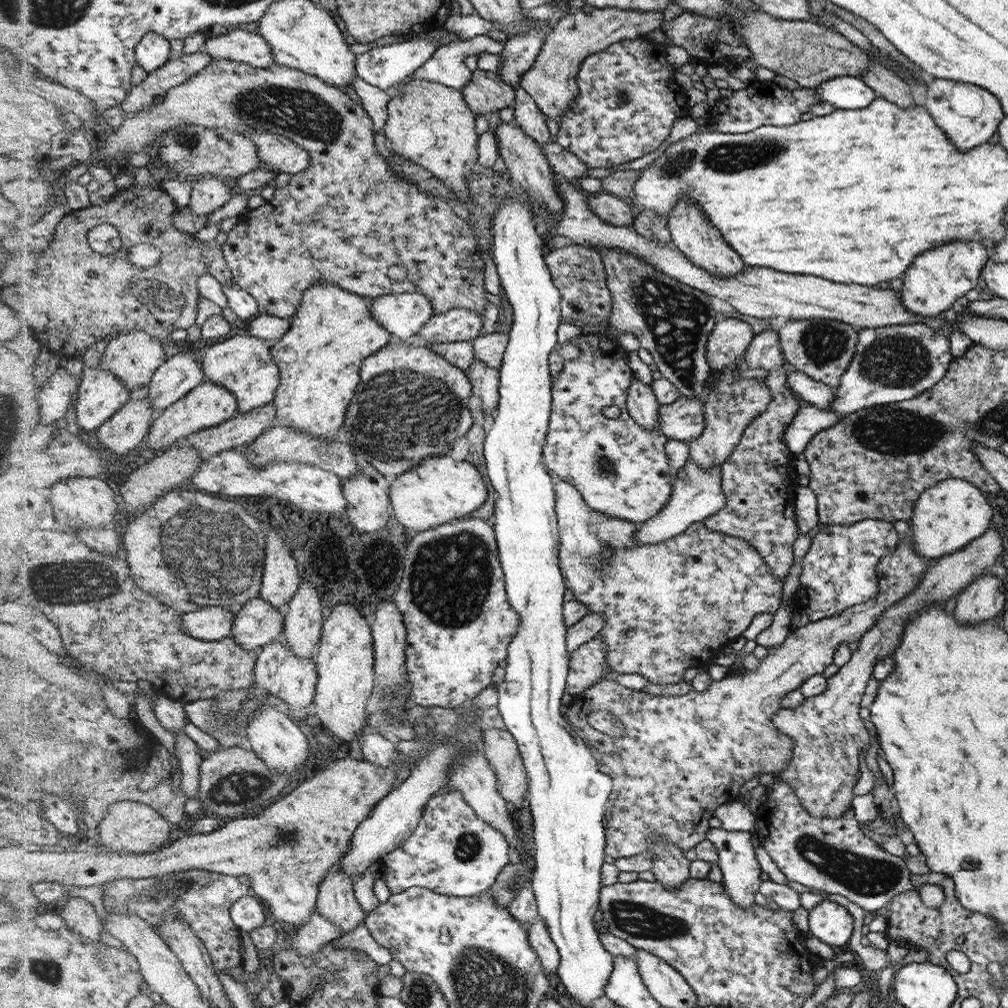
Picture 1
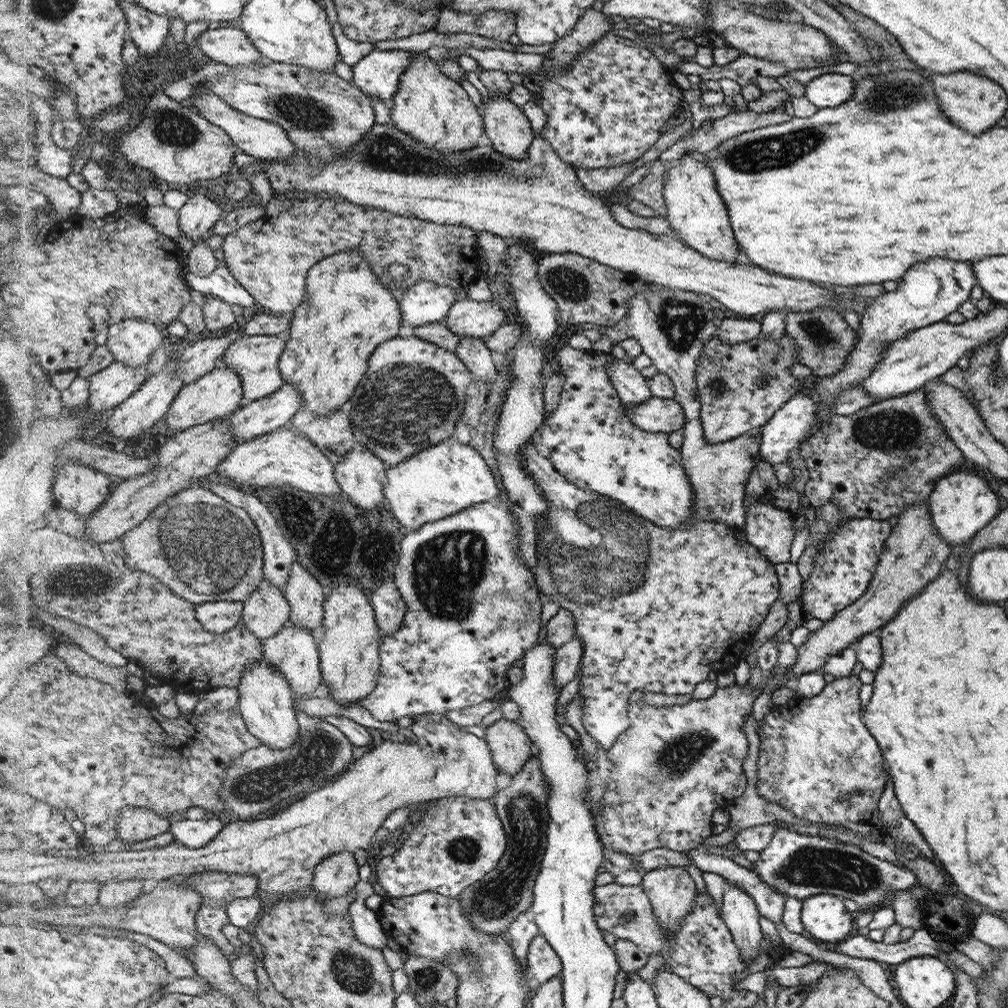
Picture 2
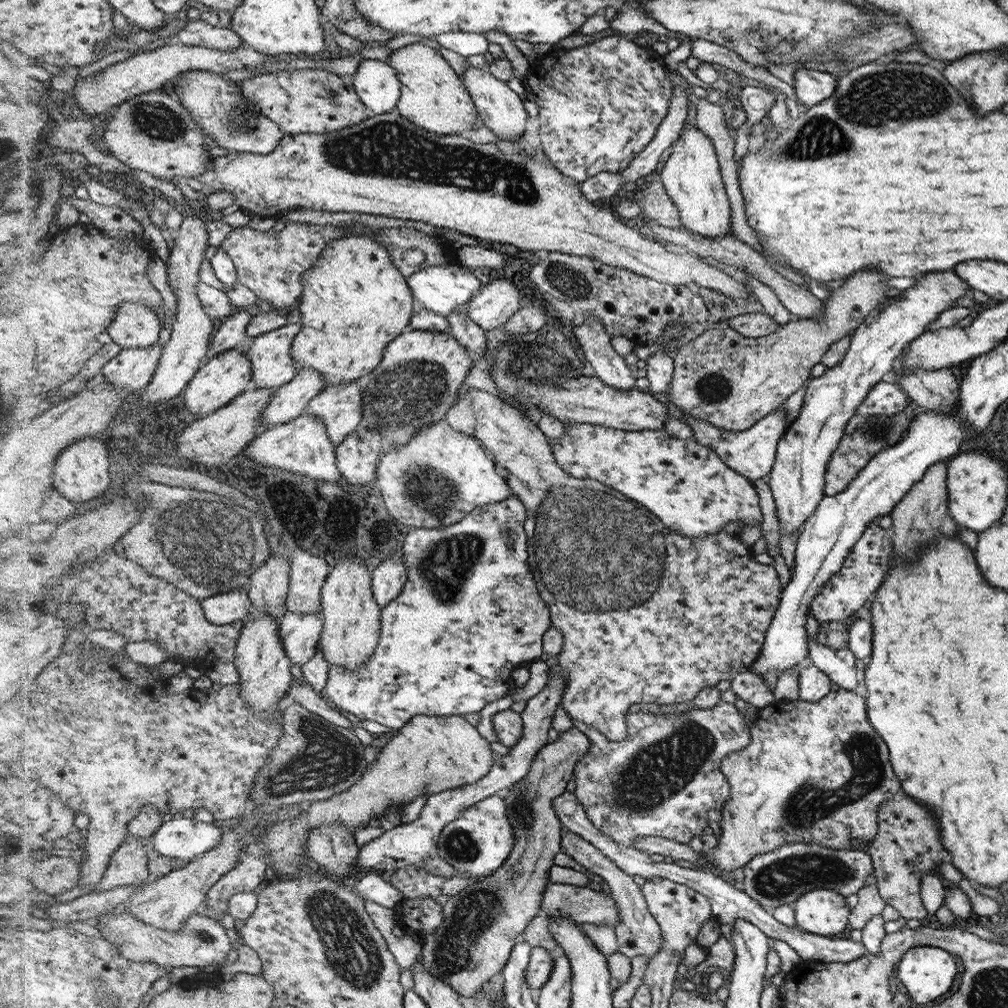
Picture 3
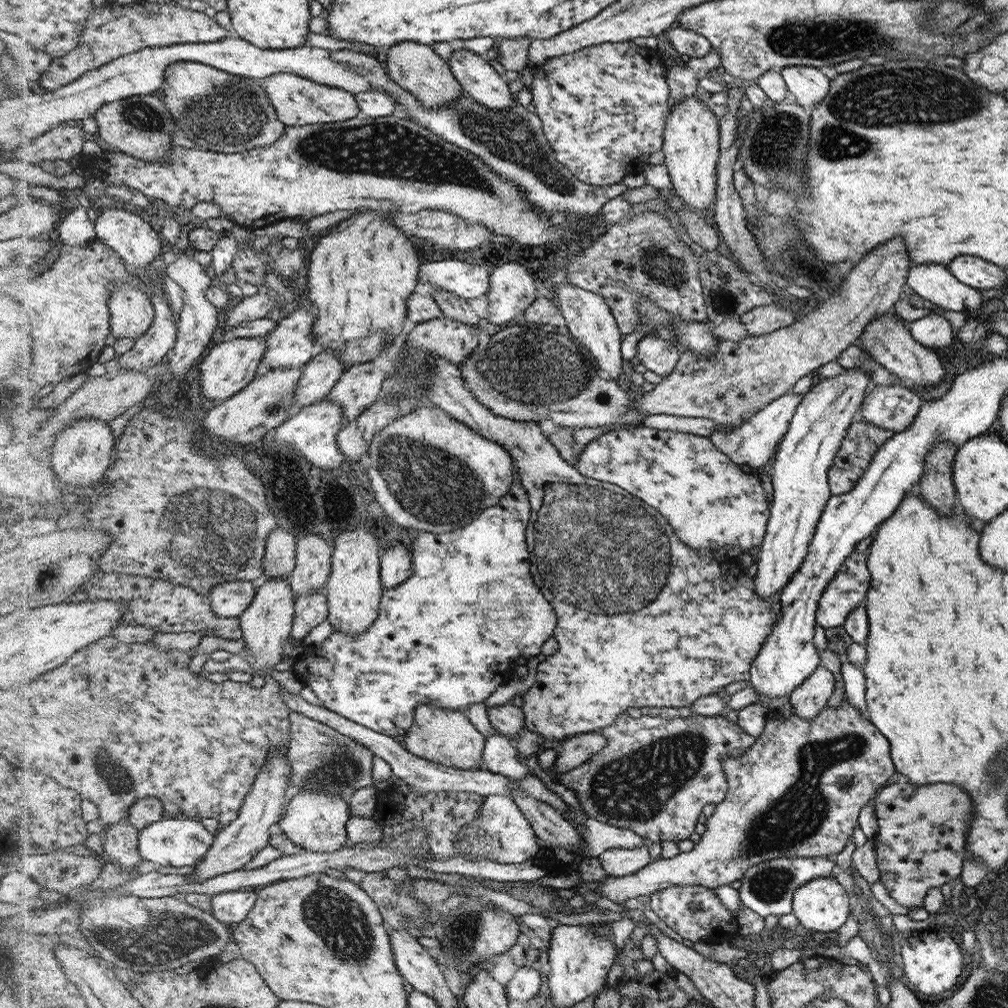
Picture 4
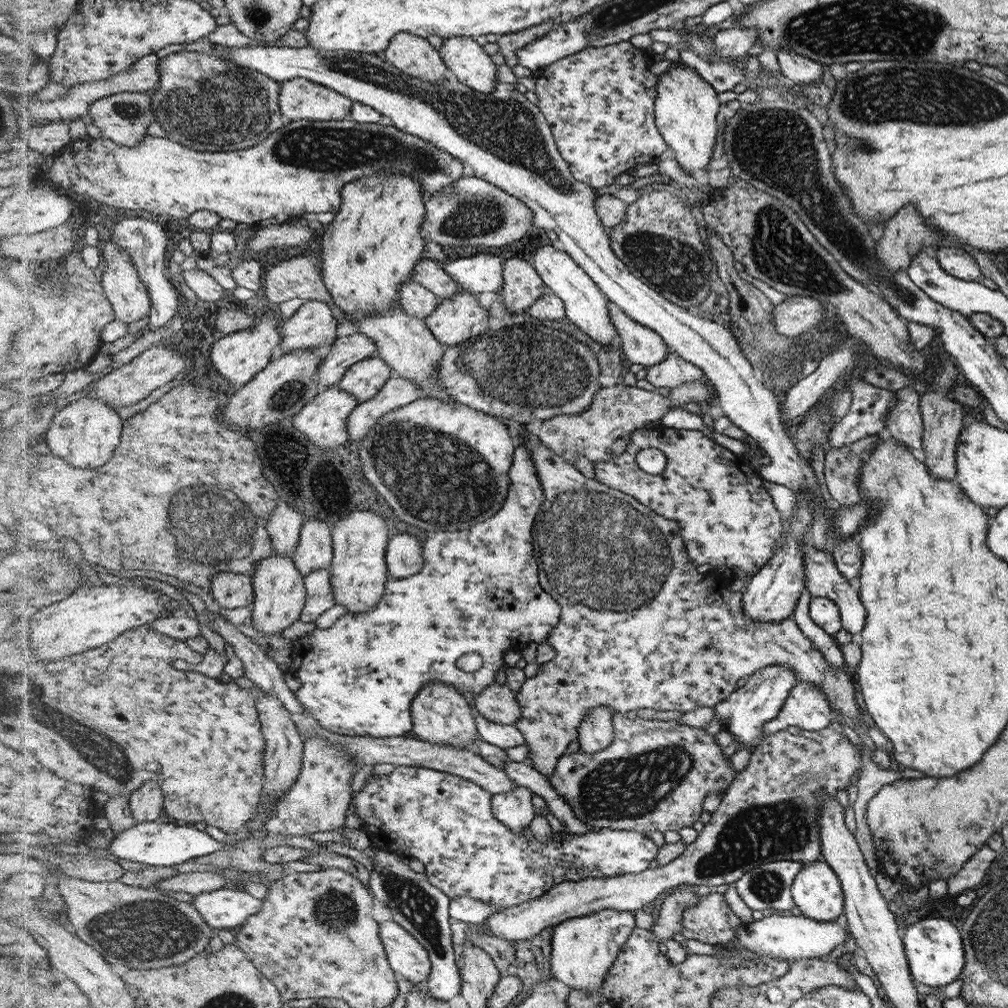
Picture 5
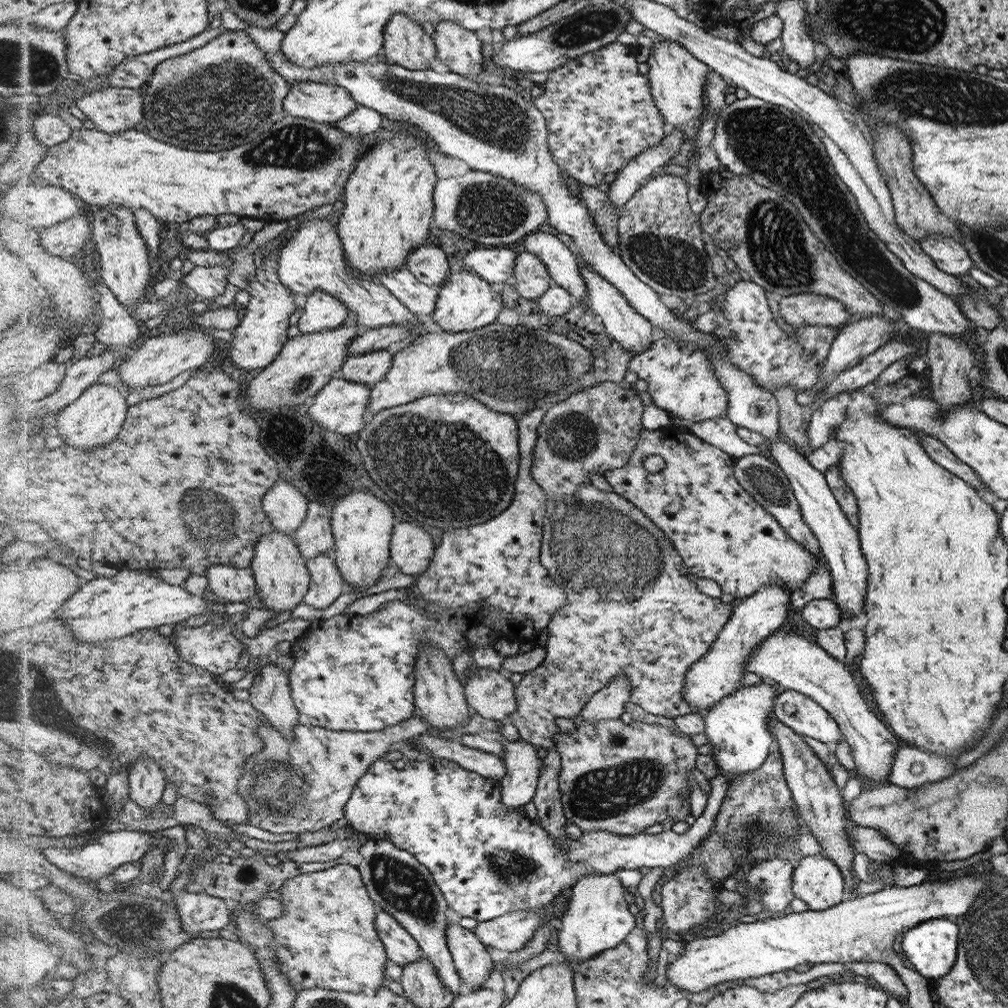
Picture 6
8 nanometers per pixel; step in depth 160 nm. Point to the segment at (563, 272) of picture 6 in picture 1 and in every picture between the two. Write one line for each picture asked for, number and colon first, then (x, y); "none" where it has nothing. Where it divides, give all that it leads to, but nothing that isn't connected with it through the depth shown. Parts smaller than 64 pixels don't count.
1: (642, 404)
2: (630, 384)
3: (603, 362)
4: (589, 319)
5: (585, 304)

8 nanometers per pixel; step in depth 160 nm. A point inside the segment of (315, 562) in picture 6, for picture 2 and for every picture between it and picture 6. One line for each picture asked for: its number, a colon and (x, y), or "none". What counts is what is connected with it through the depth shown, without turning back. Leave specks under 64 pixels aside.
2: (293, 651)
3: (300, 633)
4: (311, 609)
5: (320, 598)

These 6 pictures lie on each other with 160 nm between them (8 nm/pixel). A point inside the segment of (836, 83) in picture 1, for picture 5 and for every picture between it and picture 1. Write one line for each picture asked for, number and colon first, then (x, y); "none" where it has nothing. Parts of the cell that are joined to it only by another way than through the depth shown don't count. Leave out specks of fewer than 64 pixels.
2: (828, 90)
3: (811, 86)
4: (808, 85)
5: (797, 68)

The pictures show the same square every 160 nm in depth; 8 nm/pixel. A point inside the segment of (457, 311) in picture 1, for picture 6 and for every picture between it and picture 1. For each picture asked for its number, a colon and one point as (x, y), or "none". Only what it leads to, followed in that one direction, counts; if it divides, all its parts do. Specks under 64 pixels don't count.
2: (469, 318)
3: (496, 302)
4: (512, 290)
5: (523, 286)
6: (532, 277)

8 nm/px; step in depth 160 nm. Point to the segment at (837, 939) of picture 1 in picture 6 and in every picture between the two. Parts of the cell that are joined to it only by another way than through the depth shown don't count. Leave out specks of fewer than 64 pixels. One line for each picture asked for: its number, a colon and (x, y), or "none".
2: (824, 916)
3: (823, 912)
4: (821, 906)
5: (818, 892)
6: (818, 882)

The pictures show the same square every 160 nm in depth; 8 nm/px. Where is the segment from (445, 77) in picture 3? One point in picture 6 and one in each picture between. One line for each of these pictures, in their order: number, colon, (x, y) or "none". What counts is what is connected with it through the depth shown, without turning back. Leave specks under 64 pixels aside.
4: (416, 67)
5: (410, 53)
6: (406, 43)

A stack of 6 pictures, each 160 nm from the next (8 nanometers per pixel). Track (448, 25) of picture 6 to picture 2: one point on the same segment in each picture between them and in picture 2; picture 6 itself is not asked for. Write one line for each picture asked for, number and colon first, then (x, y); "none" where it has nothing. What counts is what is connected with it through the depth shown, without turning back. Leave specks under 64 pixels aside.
2: (508, 130)
3: (501, 109)
4: (479, 80)
5: (469, 63)

